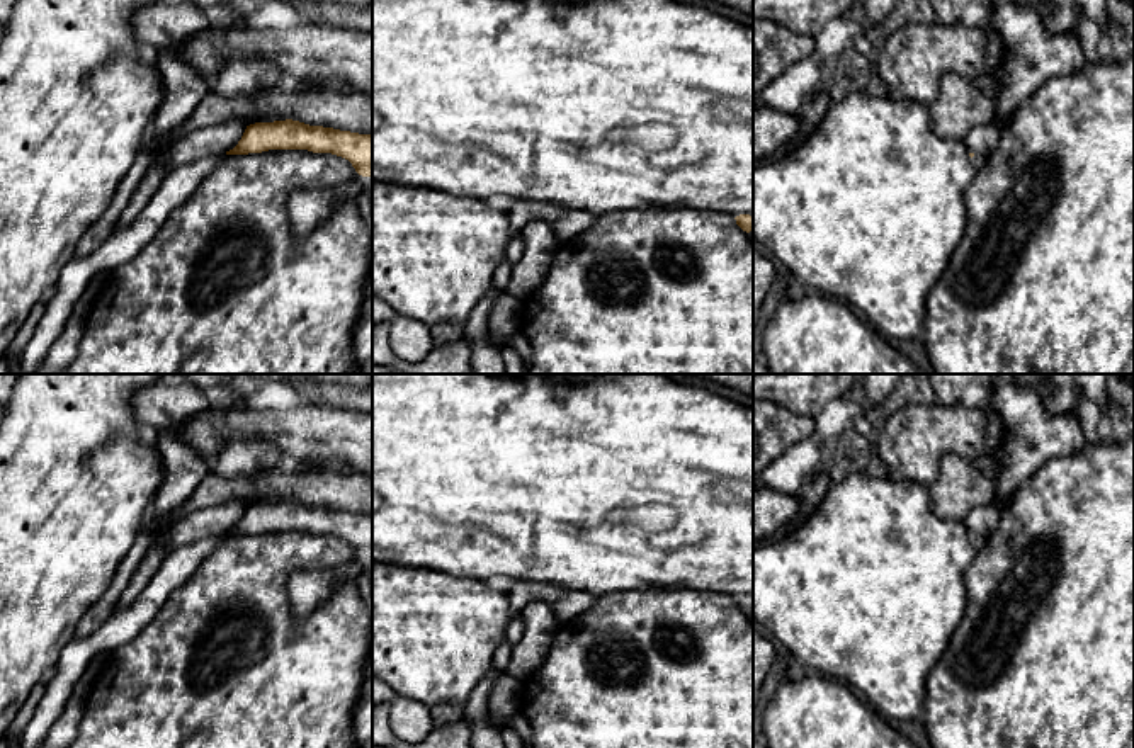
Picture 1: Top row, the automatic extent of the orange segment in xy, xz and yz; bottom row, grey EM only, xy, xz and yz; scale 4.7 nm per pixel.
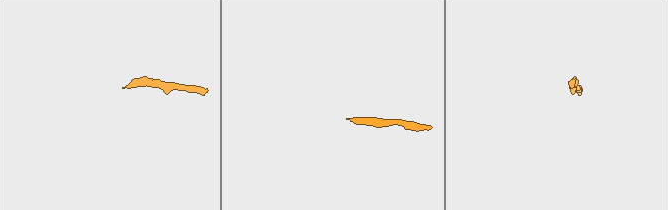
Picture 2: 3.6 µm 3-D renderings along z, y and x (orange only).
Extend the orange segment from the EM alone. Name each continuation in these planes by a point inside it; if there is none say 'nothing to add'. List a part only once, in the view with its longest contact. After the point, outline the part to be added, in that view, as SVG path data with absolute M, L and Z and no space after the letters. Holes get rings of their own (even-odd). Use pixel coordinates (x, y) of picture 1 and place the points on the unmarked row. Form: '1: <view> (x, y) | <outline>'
nothing to add

